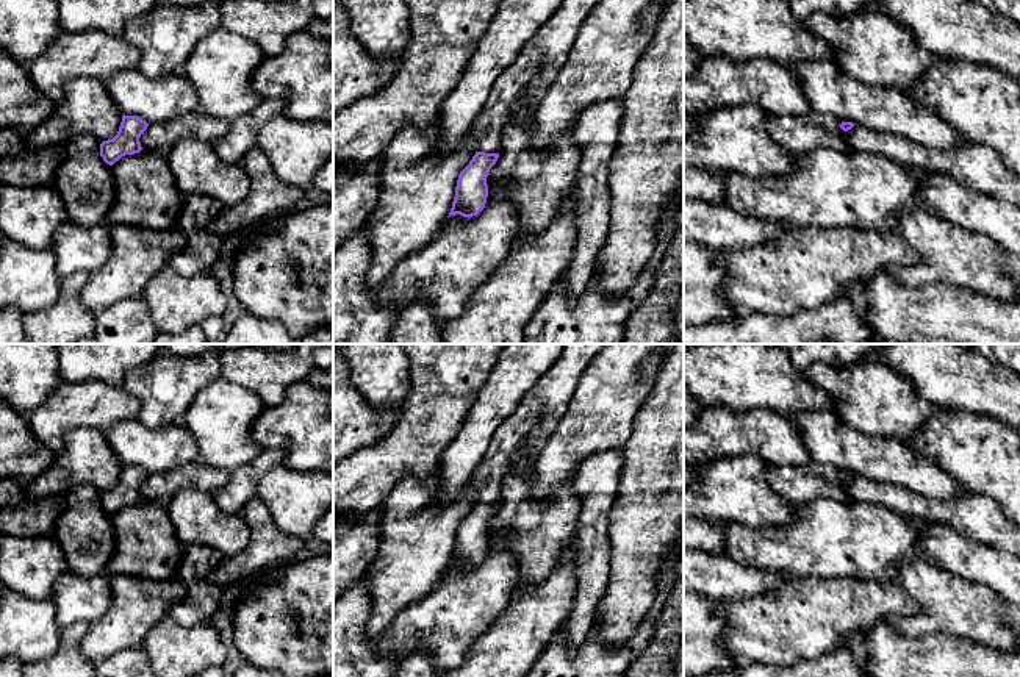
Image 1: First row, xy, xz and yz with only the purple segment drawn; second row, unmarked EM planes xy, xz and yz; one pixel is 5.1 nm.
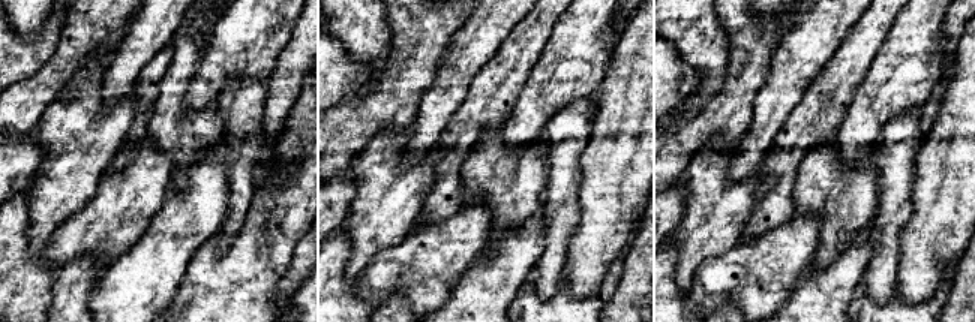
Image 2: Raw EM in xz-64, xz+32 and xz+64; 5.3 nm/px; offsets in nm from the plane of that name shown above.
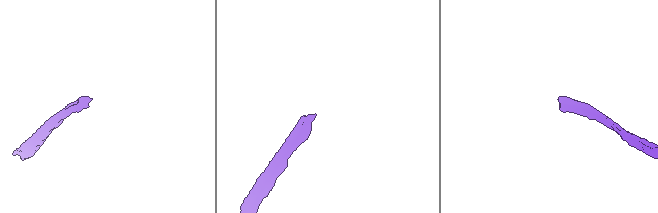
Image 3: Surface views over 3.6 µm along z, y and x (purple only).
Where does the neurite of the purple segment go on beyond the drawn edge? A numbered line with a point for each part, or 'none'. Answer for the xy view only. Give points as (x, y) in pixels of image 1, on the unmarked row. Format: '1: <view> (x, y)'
none

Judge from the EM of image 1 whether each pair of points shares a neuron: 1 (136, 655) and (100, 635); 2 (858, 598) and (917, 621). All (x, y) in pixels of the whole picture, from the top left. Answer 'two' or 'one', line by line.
1: two
2: two

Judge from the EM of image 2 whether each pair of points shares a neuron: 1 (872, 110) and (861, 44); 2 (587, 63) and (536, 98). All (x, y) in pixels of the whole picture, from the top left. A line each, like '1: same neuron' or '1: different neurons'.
1: different neurons
2: same neuron

